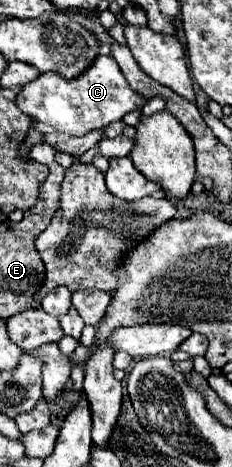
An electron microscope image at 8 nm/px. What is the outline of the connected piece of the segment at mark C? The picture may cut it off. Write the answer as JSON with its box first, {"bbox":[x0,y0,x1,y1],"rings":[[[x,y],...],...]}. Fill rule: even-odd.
{"bbox":[16,55,146,137],"rings":[[[98,55],[96,63],[92,63],[88,71],[80,73],[74,79],[64,79],[58,71],[46,71],[38,75],[34,81],[24,85],[22,93],[16,99],[16,105],[26,115],[52,125],[56,131],[82,137],[88,131],[104,129],[110,123],[120,121],[130,111],[138,111],[146,101],[146,97],[132,91],[110,55]]]}

